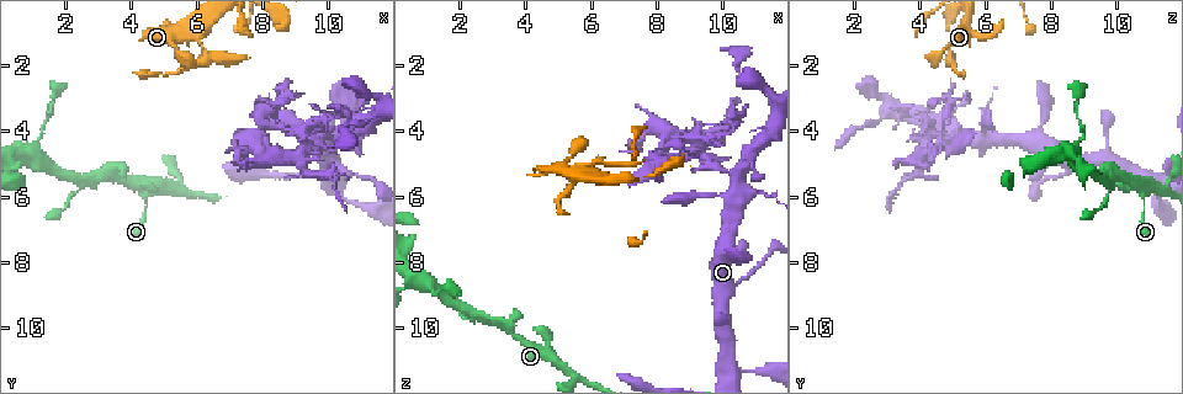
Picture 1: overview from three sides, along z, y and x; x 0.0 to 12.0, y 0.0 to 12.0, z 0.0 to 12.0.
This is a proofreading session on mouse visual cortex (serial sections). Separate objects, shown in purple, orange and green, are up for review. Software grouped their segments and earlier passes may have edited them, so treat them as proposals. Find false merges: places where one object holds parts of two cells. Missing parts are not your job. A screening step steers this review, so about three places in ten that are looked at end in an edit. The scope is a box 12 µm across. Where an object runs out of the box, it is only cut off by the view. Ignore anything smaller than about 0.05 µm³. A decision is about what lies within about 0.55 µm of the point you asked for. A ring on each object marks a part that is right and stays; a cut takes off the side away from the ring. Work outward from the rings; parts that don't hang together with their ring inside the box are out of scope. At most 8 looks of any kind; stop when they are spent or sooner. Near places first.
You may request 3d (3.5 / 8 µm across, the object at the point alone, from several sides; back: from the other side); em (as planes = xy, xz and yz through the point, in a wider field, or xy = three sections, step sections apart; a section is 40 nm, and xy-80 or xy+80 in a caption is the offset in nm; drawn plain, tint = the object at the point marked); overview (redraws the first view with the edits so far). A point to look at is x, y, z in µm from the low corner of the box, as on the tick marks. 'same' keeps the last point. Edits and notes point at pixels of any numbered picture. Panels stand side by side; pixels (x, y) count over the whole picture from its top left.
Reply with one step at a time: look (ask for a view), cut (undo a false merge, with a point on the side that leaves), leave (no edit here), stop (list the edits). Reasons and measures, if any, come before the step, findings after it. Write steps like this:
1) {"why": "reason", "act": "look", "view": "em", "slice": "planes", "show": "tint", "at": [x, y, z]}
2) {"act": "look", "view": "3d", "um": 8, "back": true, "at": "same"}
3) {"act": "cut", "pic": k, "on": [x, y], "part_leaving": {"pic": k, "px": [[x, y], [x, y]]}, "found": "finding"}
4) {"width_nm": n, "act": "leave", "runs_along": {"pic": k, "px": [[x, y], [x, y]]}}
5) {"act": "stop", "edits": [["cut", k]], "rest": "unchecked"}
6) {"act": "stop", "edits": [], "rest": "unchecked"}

{"why": "calibre changes", "act": "look", "view": "3d", "um": 3.5, "at": [4.4, 5.7, 10.7]}

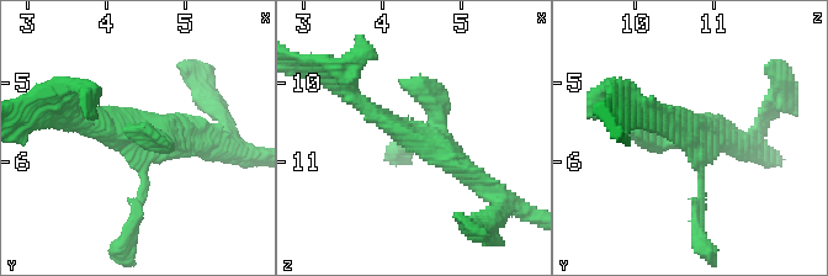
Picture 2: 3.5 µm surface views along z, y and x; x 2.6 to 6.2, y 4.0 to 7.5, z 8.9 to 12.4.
{"why": "shape alone is not enough", "act": "look", "view": "em", "slice": "xy", "step": 3, "show": "tint", "at": [4.45, 5.75, 10.75]}

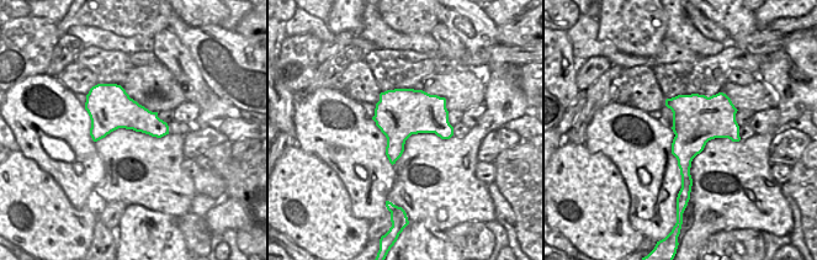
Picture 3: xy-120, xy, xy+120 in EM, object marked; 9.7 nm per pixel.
{"act": "leave", "runs_along": {"pic": 2, "px": [[133, 223], [141, 141], [80, 113]]}, "found": "continuous, no second cell"}

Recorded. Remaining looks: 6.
{"why": "calibre changes", "act": "look", "view": "3d", "um": 3.5, "at": [2.9, 5.5, 9.7]}

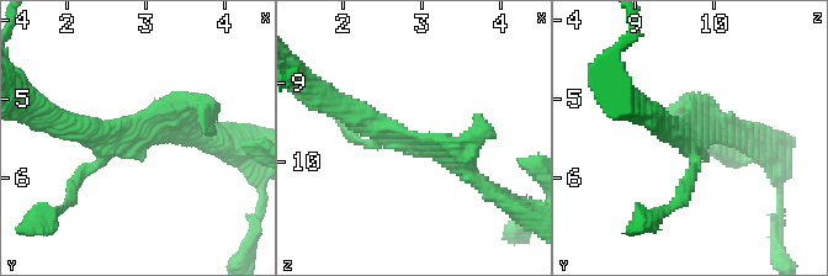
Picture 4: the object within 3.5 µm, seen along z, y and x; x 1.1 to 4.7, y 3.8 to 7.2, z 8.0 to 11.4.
{"arms": 3, "arm_widths_nm": [150, 200, 300], "act": "look", "view": "em", "slice": "xy", "step": 3, "show": "tint", "at": [2.90, 5.40, 9.75]}

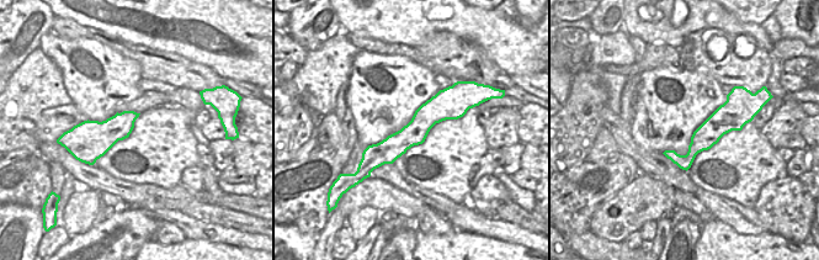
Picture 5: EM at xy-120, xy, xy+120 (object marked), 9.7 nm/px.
{"act": "leave", "runs_along": {"pic": 4, "px": [[482, 181], [456, 159], [341, 109]]}, "found": "one cell here"}

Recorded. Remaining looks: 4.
{"why": "four arms meet", "act": "look", "view": "3d", "um": 8, "at": [1.0, 4.8, 8.7]}

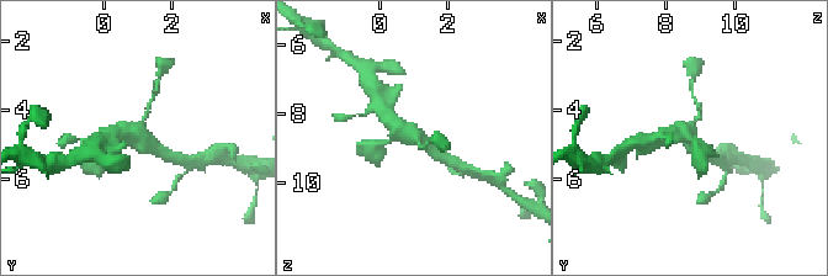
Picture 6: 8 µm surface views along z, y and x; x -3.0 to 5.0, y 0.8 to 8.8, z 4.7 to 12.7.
{"why": "zoom in", "act": "look", "view": "3d", "um": 3.5, "at": [1.1, 4.7, 8.6]}

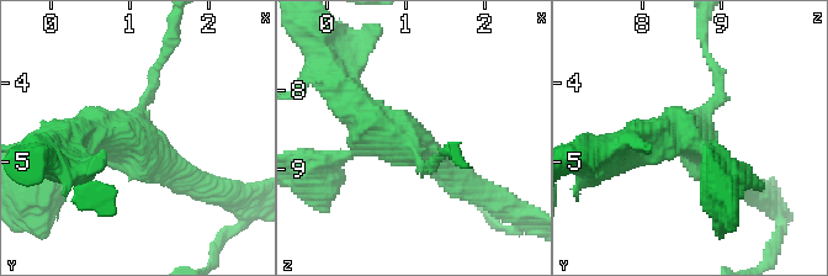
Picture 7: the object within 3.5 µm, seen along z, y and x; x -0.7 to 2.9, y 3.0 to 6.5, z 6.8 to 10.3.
{"act": "look", "view": "em", "slice": "xy", "step": 1, "show": "tint", "at": [1.10, 4.70, 8.70]}

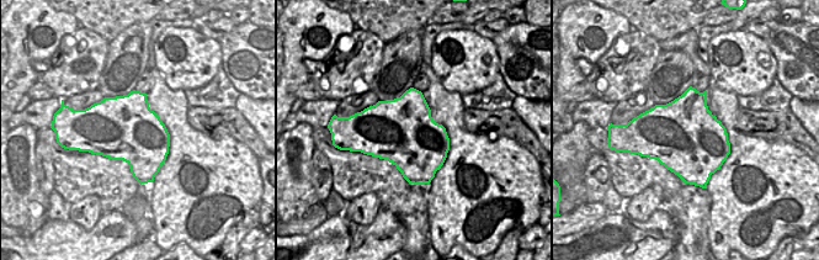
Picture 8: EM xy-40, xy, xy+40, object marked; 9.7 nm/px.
{"width_nm": 650, "act": "leave", "runs_along": {"pic": 7, "px": [[468, 190], [351, 99]]}, "found": "all the same cell"}

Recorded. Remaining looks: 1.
{"act": "stop", "edits": [], "rest": "unchecked"}

